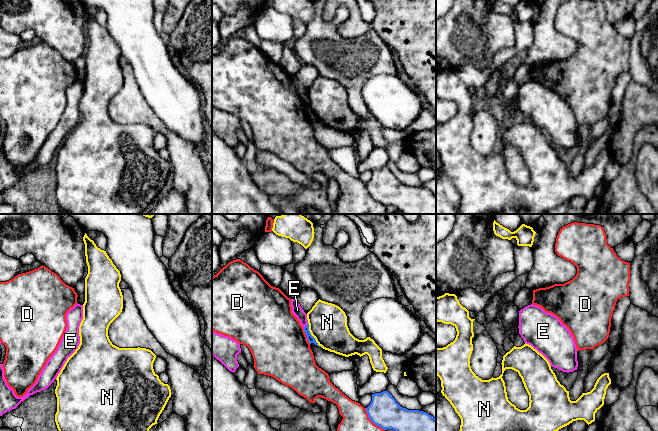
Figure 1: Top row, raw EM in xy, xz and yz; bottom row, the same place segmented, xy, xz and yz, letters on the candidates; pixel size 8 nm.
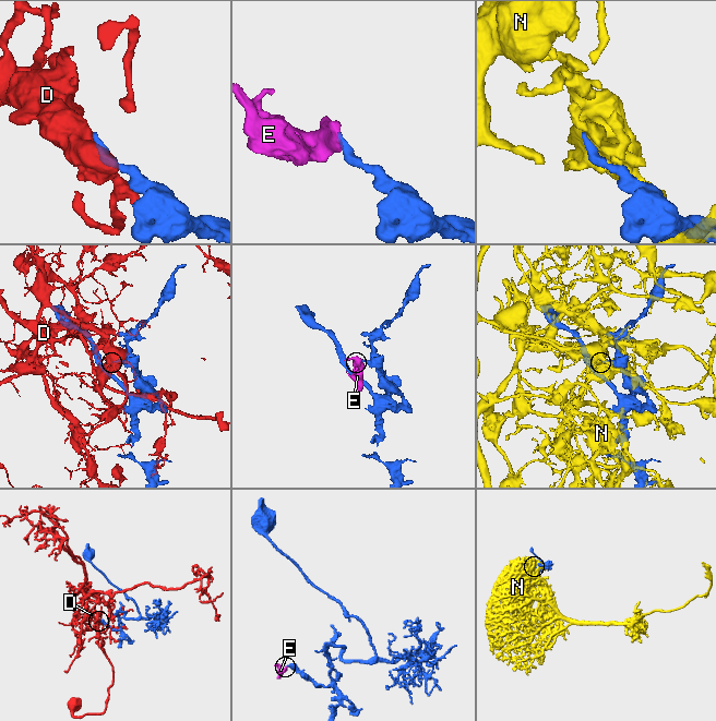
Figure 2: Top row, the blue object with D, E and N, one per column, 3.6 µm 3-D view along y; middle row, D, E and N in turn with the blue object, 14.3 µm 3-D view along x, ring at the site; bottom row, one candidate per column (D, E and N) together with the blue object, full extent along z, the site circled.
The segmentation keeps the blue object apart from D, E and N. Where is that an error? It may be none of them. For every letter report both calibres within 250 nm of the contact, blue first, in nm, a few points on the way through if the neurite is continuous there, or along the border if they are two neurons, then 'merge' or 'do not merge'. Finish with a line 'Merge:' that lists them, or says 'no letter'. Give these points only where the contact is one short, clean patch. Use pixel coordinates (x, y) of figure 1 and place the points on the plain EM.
D: 240/340 nm | do not merge
E: 60/90 nm | along xz (307, 99), (303, 103) | do not merge
N: 60/300 nm | do not merge
Merge: no letter

